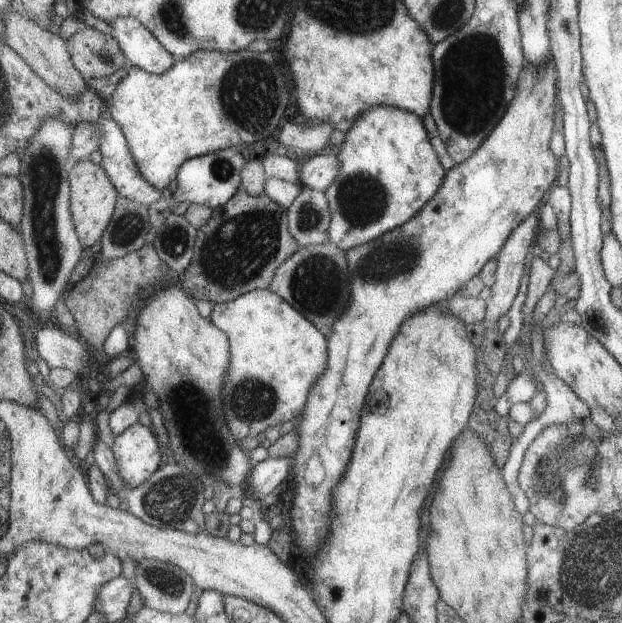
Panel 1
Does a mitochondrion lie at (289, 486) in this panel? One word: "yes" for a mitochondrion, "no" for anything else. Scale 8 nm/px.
no

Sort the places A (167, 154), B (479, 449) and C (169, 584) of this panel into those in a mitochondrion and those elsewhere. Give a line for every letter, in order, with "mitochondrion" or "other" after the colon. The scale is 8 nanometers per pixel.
A: other
B: other
C: mitochondrion

